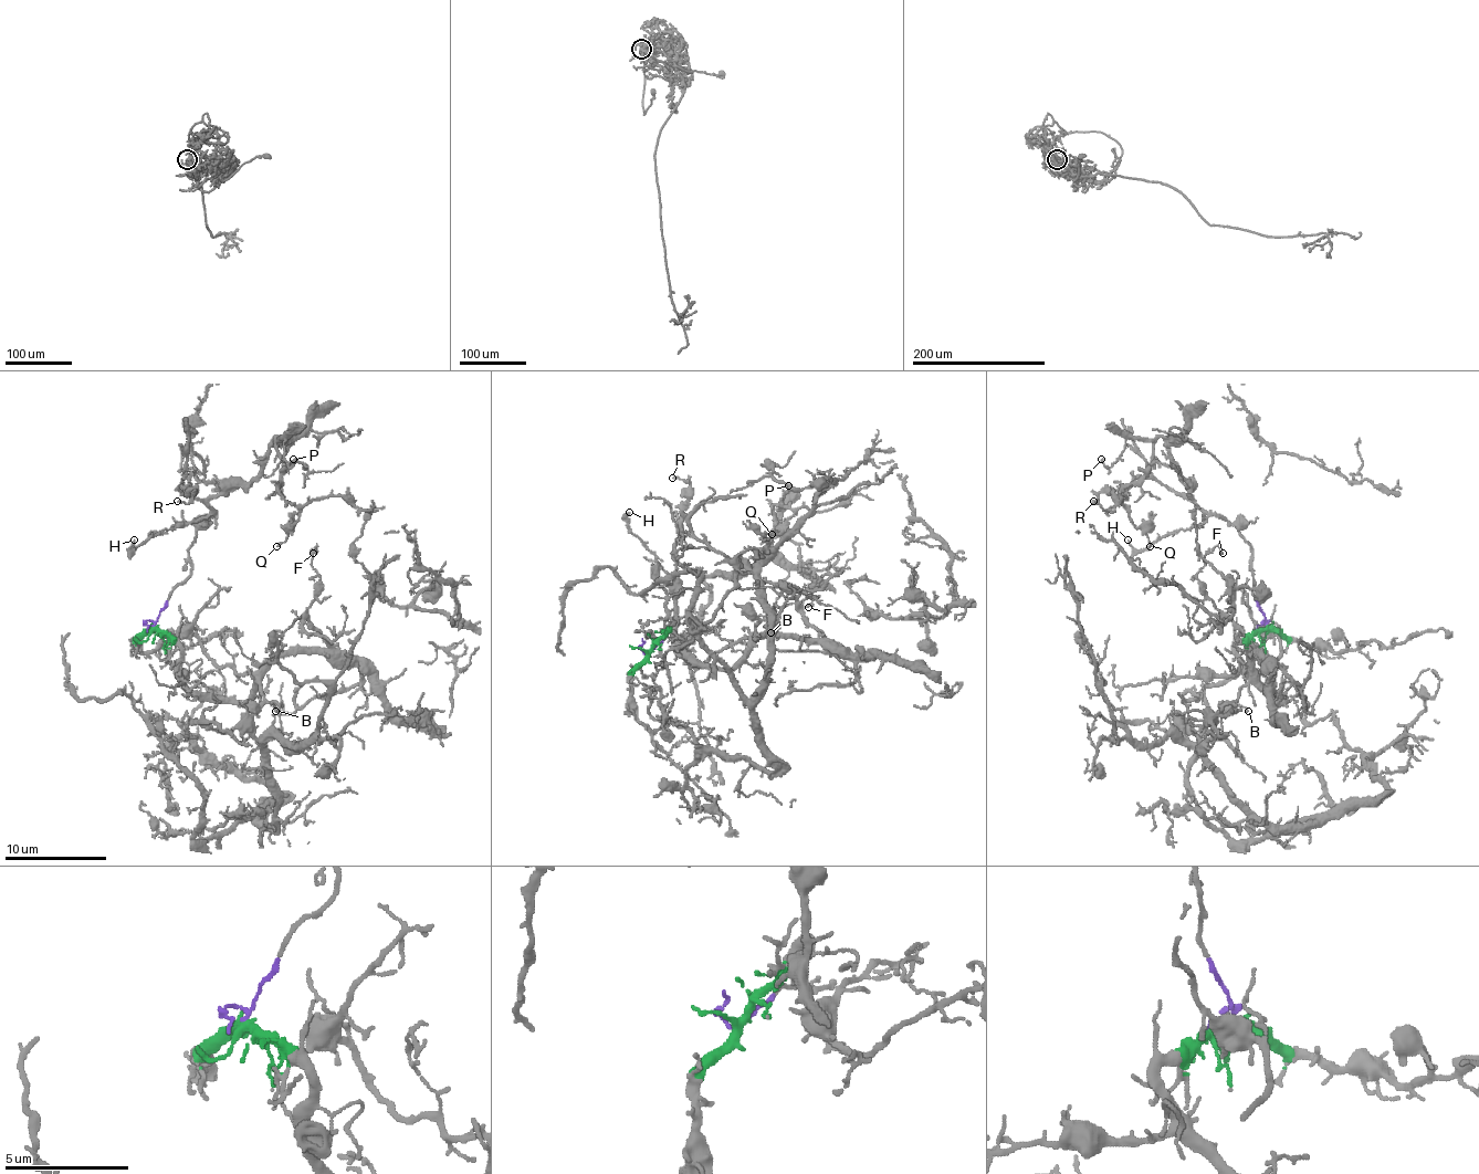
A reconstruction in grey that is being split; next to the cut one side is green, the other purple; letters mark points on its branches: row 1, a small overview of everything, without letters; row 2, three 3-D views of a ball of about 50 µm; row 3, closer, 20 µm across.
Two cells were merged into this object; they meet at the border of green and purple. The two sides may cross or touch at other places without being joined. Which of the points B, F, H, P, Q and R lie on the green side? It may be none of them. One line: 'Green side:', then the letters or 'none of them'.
Green side: B, F

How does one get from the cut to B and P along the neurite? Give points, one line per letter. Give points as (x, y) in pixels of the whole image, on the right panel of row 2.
B: (1266, 627), (1248, 642), (1248, 670), (1285, 701), (1271, 701), (1246, 683), (1236, 701), (1248, 711)
P: (1266, 627), (1254, 594), (1251, 545), (1195, 502), (1166, 443), (1129, 438), (1108, 467), (1100, 459)

